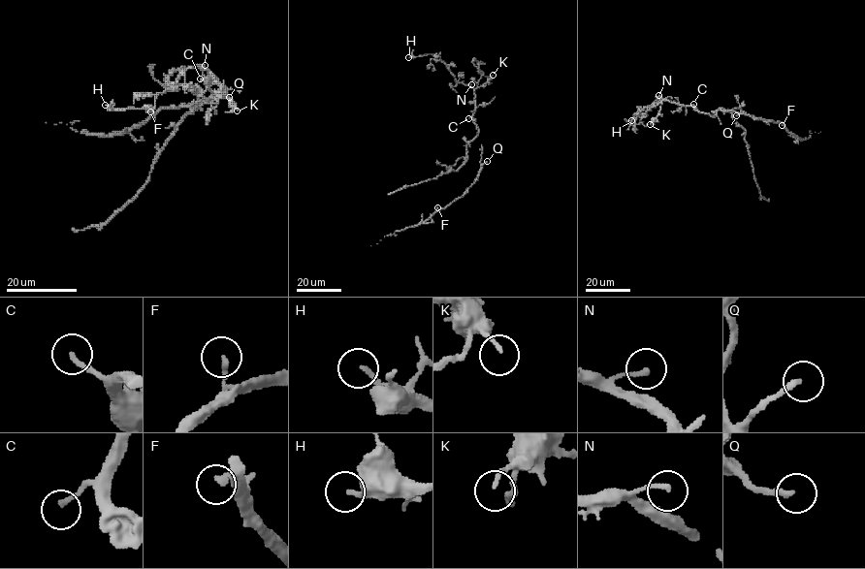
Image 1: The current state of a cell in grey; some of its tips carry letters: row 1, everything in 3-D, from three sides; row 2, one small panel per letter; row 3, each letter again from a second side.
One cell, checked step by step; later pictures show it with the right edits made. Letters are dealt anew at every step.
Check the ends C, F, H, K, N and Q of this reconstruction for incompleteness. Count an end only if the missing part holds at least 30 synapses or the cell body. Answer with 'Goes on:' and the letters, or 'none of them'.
Goes on: C

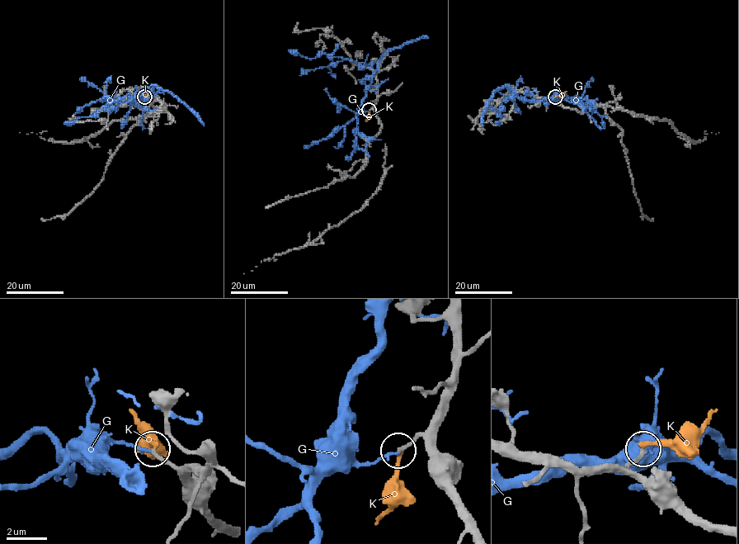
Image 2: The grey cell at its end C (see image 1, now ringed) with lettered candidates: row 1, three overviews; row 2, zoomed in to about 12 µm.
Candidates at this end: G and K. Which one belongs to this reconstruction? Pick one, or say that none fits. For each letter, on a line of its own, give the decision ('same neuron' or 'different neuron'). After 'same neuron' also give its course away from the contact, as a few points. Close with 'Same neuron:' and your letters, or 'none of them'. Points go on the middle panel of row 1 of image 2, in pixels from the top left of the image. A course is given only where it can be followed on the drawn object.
G: different neuron
K: different neuron
Same neuron: none of them

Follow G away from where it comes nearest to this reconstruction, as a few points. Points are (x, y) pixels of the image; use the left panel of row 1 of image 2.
G: (144, 96), (138, 98), (148, 98), (152, 86), (146, 85), (129, 101), (113, 101), (88, 117), (64, 124)

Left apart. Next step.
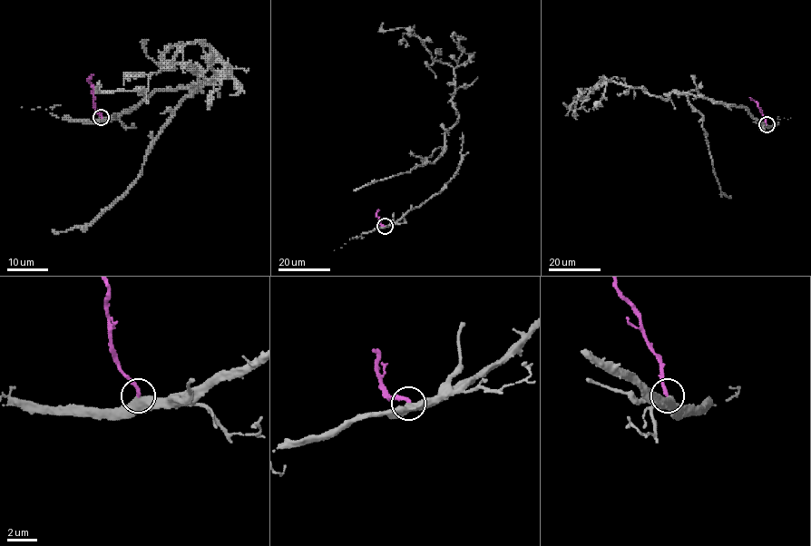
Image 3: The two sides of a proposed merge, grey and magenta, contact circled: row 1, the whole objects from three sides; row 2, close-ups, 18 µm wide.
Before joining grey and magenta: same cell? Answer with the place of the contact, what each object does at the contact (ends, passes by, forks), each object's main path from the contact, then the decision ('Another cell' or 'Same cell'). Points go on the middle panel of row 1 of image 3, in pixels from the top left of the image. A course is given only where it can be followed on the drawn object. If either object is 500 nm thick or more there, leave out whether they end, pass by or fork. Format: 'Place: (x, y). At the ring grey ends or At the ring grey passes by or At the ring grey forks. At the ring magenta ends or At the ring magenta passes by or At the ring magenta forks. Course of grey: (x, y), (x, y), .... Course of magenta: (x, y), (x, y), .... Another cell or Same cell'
Place: (385, 226). At the ring grey passes by. At the ring magenta ends. Course of grey: (384, 226), (440, 191), (457, 170), (463, 140), (449, 129), (445, 150), (434, 162), (353, 190). Course of magenta: (384, 226), (376, 216), (379, 209). Same cell

